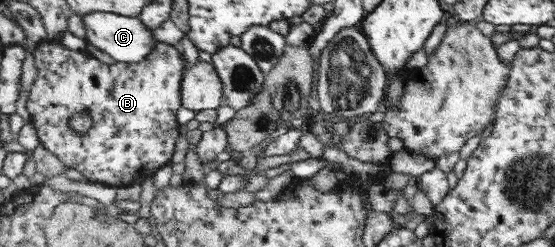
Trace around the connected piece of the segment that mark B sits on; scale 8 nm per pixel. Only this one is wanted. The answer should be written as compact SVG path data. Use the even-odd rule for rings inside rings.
M44 40L35 48L34 57L36 58L36 65L38 68L38 77L35 84L31 87L30 94L21 91L21 97L17 101L17 114L20 115L25 121L32 120L38 130L38 137L42 145L56 154L68 168L74 168L79 171L89 183L101 183L108 187L124 187L132 183L140 182L149 176L152 176L163 168L166 164L171 163L171 158L175 156L175 148L177 148L177 140L179 138L179 122L177 122L177 112L183 106L182 103L182 89L184 82L184 73L187 67L183 54L181 53L179 45L170 45L164 42L159 42L156 49L140 63L119 62L113 64L105 64L101 60L97 60L85 51L73 50L70 45L61 43L56 40ZM86 112L91 115L93 119L93 126L84 135L75 135L74 128L71 124L71 119L74 114Z

